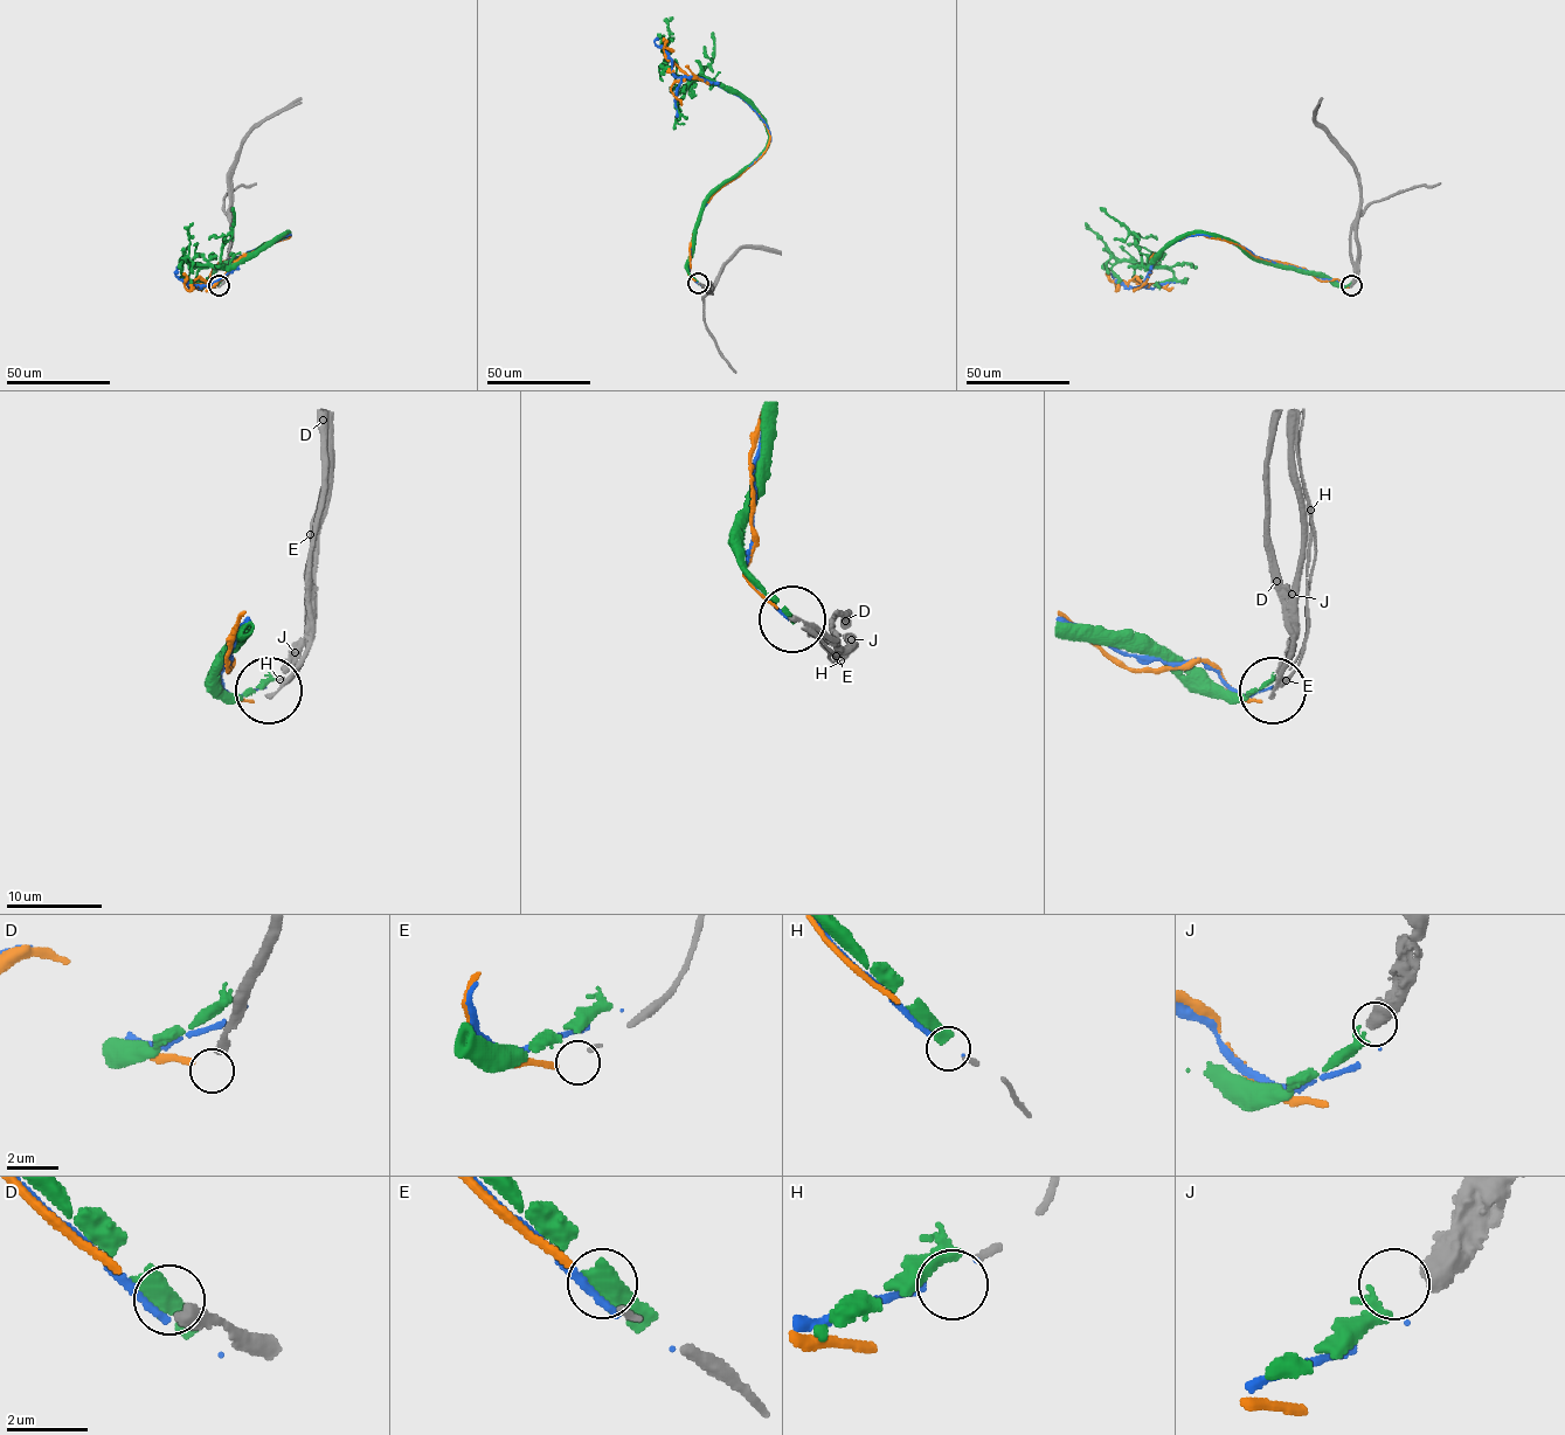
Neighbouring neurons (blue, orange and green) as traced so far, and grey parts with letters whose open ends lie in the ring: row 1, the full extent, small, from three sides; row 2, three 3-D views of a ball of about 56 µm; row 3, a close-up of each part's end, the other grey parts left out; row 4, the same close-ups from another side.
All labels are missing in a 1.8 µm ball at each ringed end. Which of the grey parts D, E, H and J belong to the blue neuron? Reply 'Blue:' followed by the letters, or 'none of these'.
Blue: H

